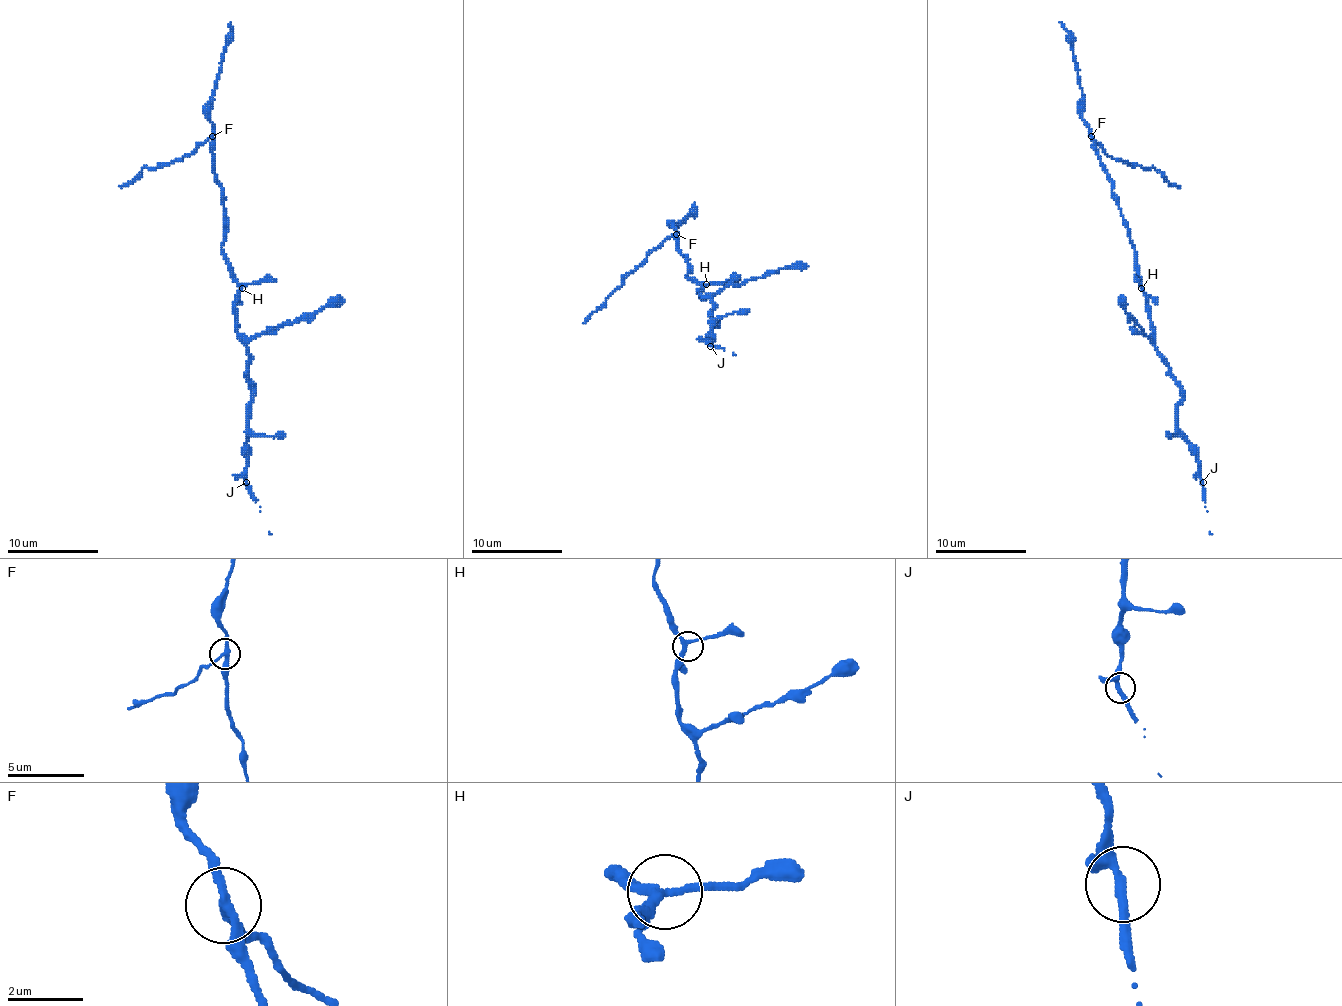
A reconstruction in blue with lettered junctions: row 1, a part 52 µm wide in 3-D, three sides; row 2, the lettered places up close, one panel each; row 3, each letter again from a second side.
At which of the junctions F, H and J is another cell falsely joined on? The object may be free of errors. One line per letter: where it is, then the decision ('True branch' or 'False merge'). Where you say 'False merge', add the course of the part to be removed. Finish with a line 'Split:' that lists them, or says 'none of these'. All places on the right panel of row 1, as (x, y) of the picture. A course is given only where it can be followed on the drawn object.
F: Place: (1091, 136). False merge. Course of the part to remove: (1091, 136), (1116, 161), (1155, 168), (1171, 183), (1180, 186)
H: Place: (1141, 288). True branch
J: Place: (1203, 482). True branch
Split: F

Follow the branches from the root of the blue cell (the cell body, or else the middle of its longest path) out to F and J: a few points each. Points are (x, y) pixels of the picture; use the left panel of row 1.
F: (237, 279), (221, 247), (224, 193), (212, 161), (212, 136)
J: (237, 279), (239, 295), (235, 304), (235, 329), (249, 354), (251, 391), (246, 482)

